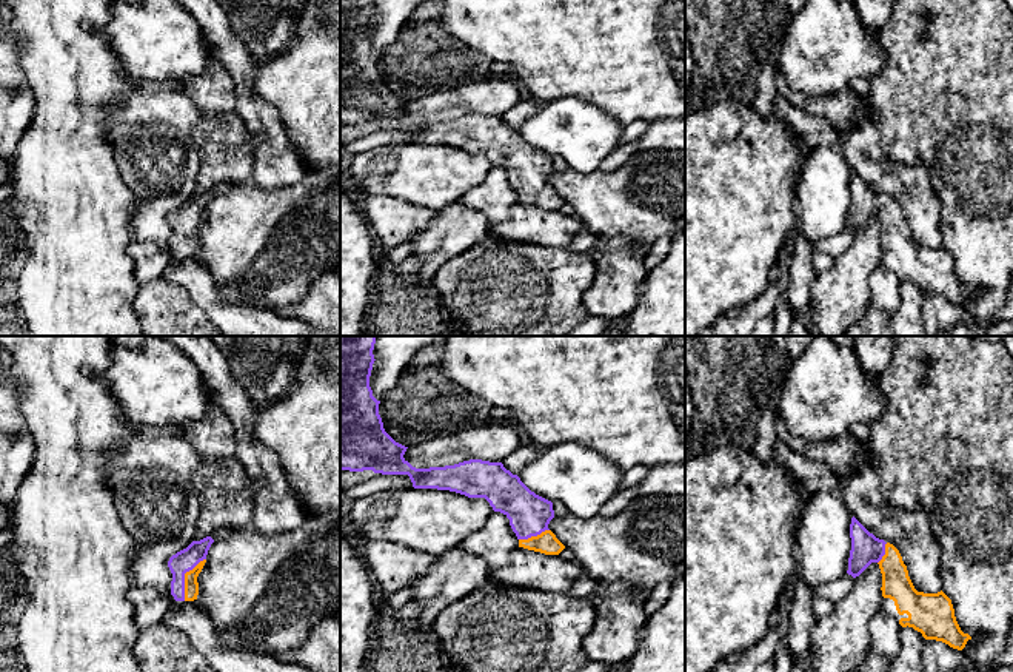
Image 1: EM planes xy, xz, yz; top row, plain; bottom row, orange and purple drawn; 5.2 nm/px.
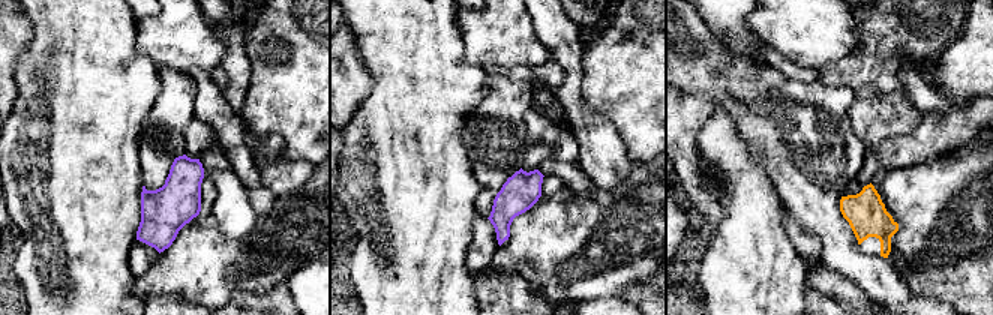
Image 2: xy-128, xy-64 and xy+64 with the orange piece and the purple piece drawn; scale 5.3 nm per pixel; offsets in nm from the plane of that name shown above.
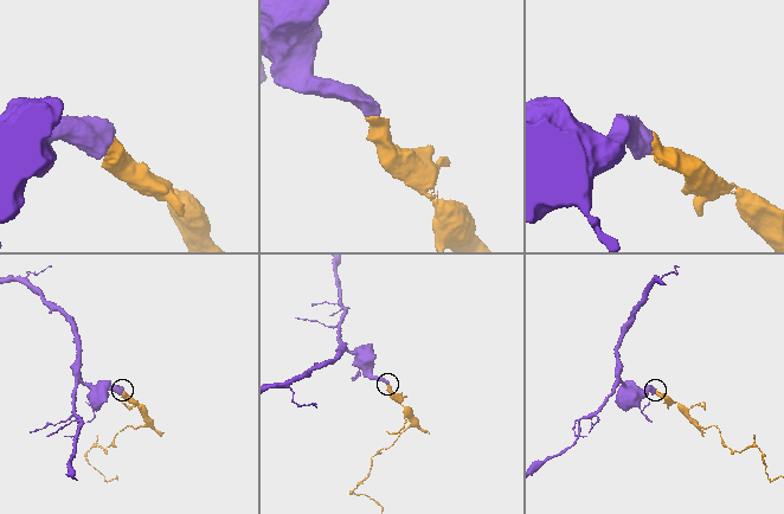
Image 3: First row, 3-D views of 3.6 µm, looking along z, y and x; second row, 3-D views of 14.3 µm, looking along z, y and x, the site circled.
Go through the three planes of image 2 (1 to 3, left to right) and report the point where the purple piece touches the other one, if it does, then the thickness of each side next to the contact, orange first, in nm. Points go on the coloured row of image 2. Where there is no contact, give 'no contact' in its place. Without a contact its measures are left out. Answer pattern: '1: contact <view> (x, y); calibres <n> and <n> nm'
1: no contact
2: no contact
3: no contact

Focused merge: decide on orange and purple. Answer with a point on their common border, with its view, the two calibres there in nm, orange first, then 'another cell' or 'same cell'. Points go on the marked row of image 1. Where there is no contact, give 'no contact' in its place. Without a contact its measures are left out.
xy (185, 577) | 80/120 nm | same cell

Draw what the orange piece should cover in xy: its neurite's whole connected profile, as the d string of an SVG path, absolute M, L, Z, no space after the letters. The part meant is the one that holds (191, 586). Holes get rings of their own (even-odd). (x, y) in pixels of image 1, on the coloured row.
M211 536L192 541L186 549L169 558L168 567L172 573L171 595L176 601L197 600L197 576L206 563L206 555L212 543Z

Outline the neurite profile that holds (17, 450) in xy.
M0 433L0 504L12 521L12 504L35 458L35 442L29 433Z

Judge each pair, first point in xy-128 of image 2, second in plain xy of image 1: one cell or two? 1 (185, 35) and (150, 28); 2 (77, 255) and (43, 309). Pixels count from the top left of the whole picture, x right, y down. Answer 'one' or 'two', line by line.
1: one
2: one

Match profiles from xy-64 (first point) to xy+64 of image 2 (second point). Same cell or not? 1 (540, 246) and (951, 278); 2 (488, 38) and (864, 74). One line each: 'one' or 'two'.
1: two
2: two

